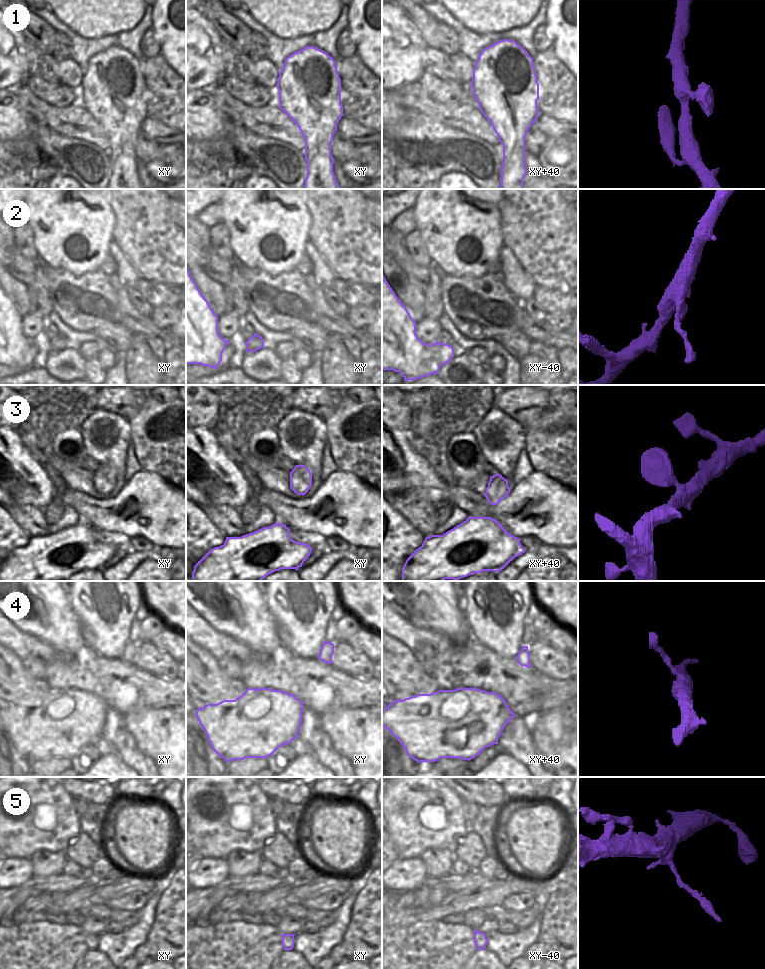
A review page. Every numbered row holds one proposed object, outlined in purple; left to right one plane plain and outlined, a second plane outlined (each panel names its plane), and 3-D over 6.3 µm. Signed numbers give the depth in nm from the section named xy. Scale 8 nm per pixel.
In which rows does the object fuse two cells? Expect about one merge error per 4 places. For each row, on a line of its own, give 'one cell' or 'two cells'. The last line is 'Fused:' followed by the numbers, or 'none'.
1: one cell
2: one cell
3: one cell
4: one cell
5: two cells
Fused: 5

